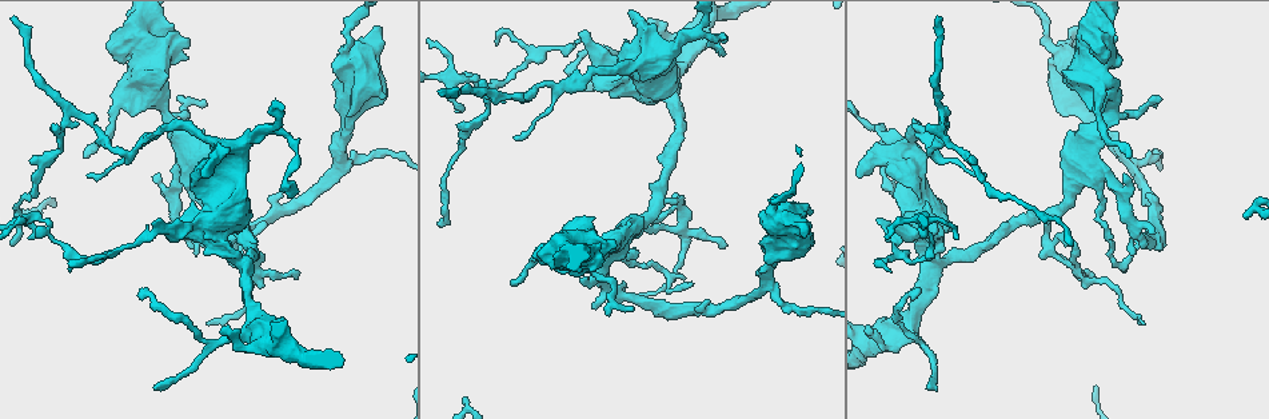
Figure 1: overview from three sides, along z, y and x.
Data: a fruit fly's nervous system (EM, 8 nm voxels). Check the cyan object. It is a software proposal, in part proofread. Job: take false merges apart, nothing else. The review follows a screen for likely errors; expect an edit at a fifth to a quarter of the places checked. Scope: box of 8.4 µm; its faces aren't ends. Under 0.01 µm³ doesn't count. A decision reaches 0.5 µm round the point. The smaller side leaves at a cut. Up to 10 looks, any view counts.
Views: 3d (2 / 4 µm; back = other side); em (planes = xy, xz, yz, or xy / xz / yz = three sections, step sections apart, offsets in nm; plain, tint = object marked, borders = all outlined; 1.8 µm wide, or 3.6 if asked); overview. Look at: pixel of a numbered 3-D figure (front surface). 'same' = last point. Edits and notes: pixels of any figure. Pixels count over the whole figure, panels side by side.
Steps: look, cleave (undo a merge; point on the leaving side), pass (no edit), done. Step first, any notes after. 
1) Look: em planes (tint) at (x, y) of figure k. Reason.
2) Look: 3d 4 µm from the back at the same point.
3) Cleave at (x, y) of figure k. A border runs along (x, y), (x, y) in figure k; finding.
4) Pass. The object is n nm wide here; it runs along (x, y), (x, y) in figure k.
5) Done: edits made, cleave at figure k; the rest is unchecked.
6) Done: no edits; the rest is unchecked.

Look: 3d 2 µm at (122, 94) of figure 1.

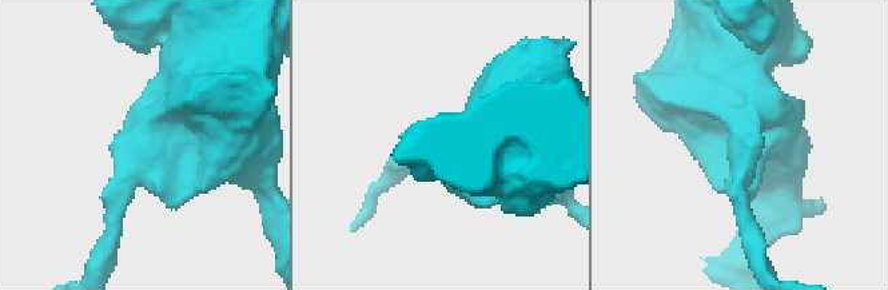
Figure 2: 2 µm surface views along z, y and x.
Look: em 3.6 µm xz step 4 (tint) at (149, 148) of figure 2. Need the tissue.

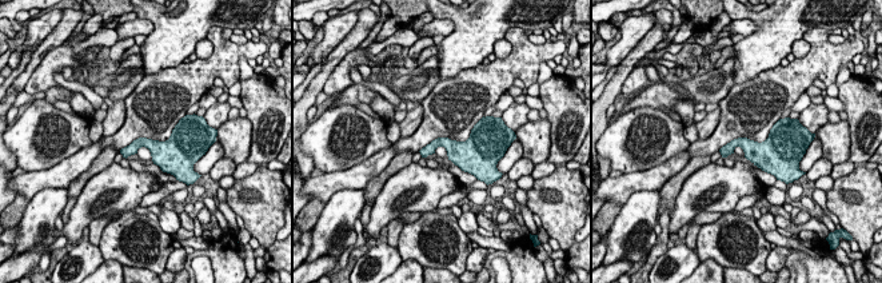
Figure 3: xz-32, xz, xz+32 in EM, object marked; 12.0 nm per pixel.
Pass. 4 arms meet here; continuous, no second neuron.

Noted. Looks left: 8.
Look: 3d 2 µm at (502, 97) of figure 1. A fork.

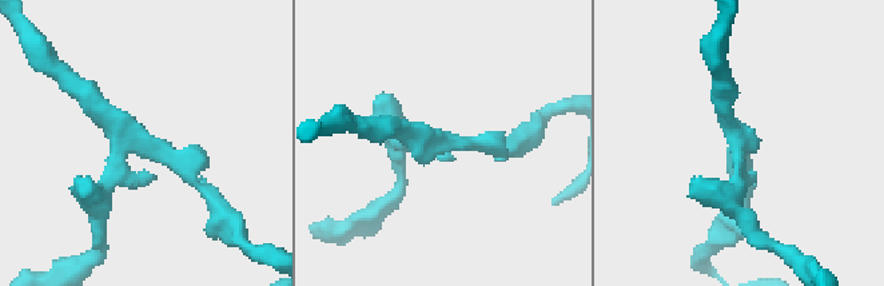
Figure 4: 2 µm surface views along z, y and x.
Look: em planes (borders) at (141, 146) of figure 4. 3 arms meet here; shape alone is not enough.

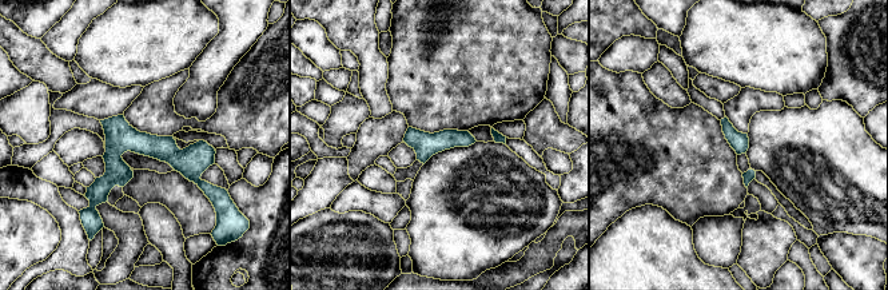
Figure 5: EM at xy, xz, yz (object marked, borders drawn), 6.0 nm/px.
Pass. It runs along (106, 123), (167, 150), (206, 187) in figure 5; all the same neuron.

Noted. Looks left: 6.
Look: em planes (tint) at (659, 199) of figure 1. Thin neck.

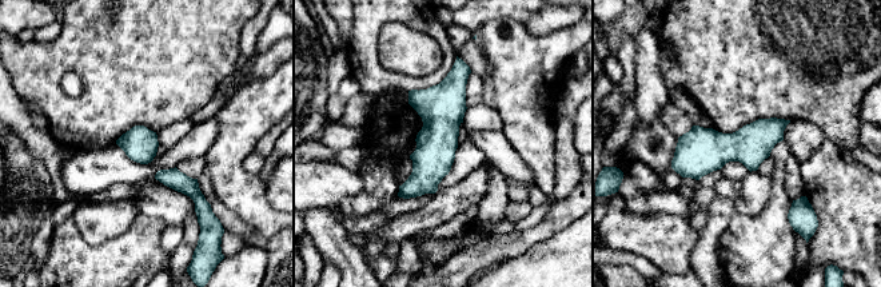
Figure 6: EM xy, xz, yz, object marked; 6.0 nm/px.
Pass. Continuous, no second neuron.

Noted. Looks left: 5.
Look: 3d 4 µm from the back at (241, 263) of figure 1. Calibre changes.

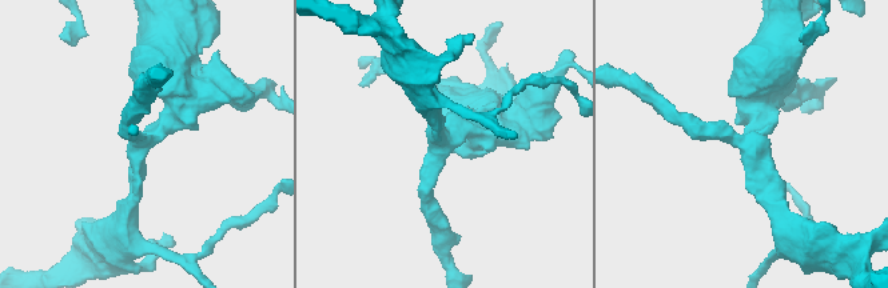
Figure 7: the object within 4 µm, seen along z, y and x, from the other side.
Look: em planes (tint) at (744, 141) of figure 7.

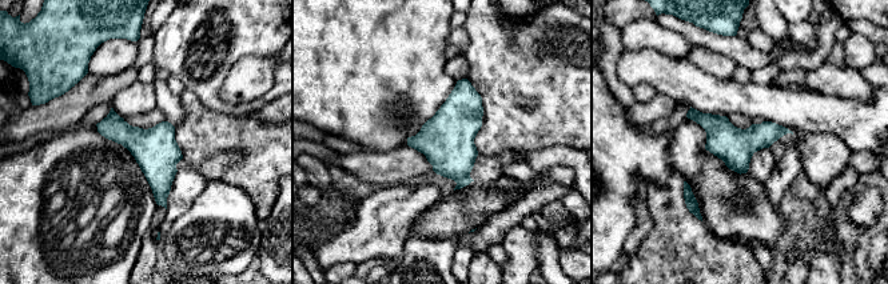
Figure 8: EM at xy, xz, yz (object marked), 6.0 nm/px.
Pass. One neuron here.

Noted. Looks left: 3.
Done: no edits; the rest is unchecked.

